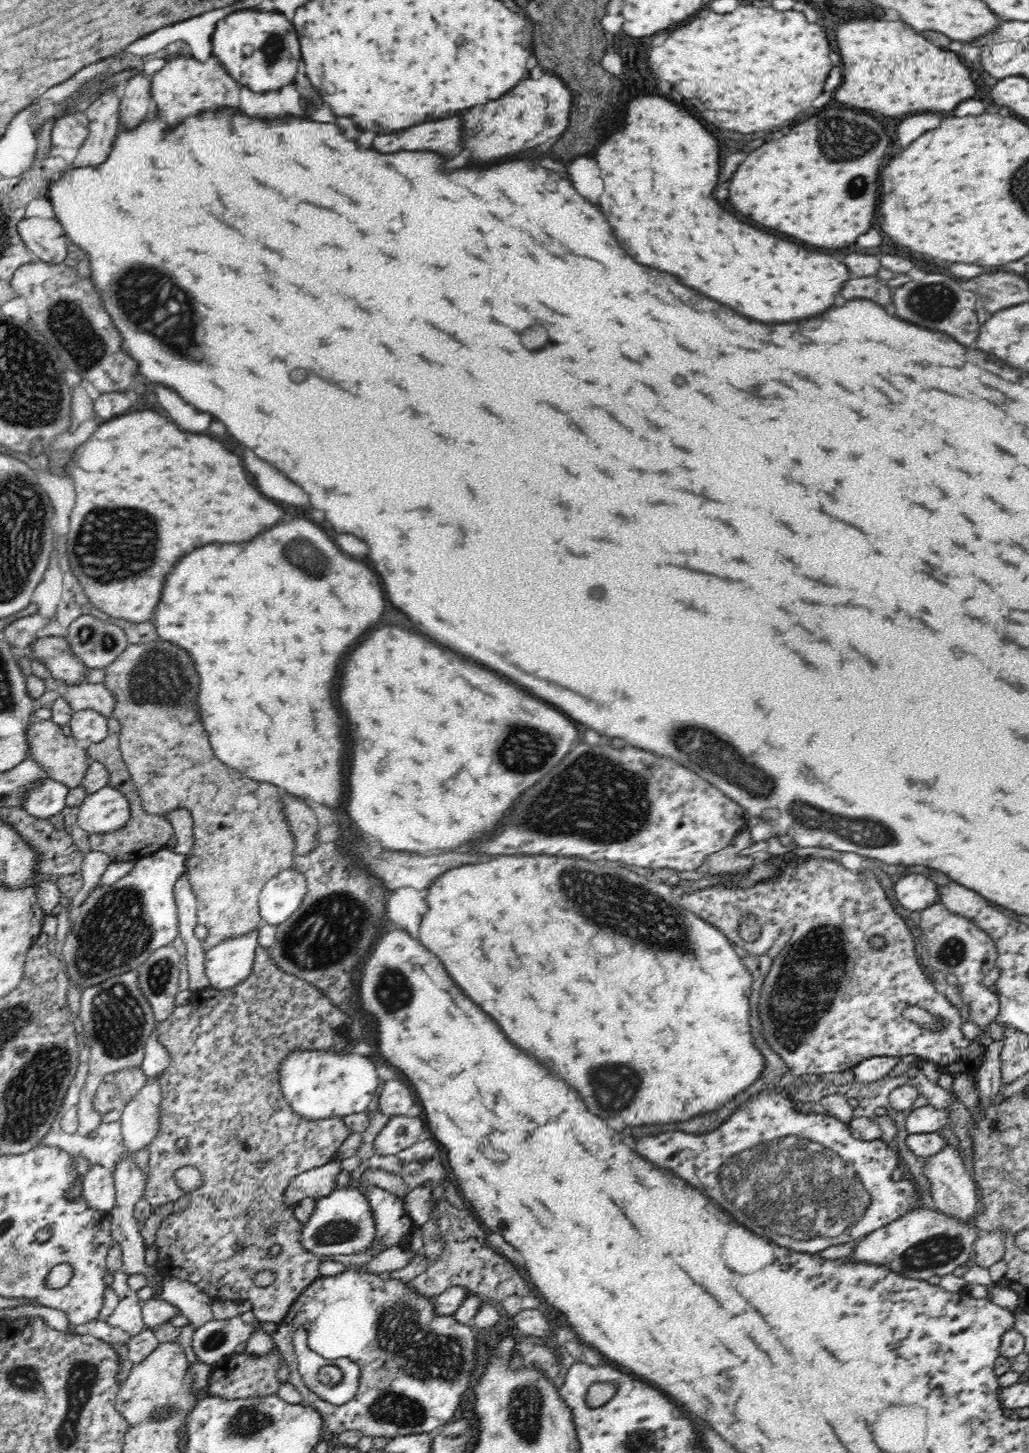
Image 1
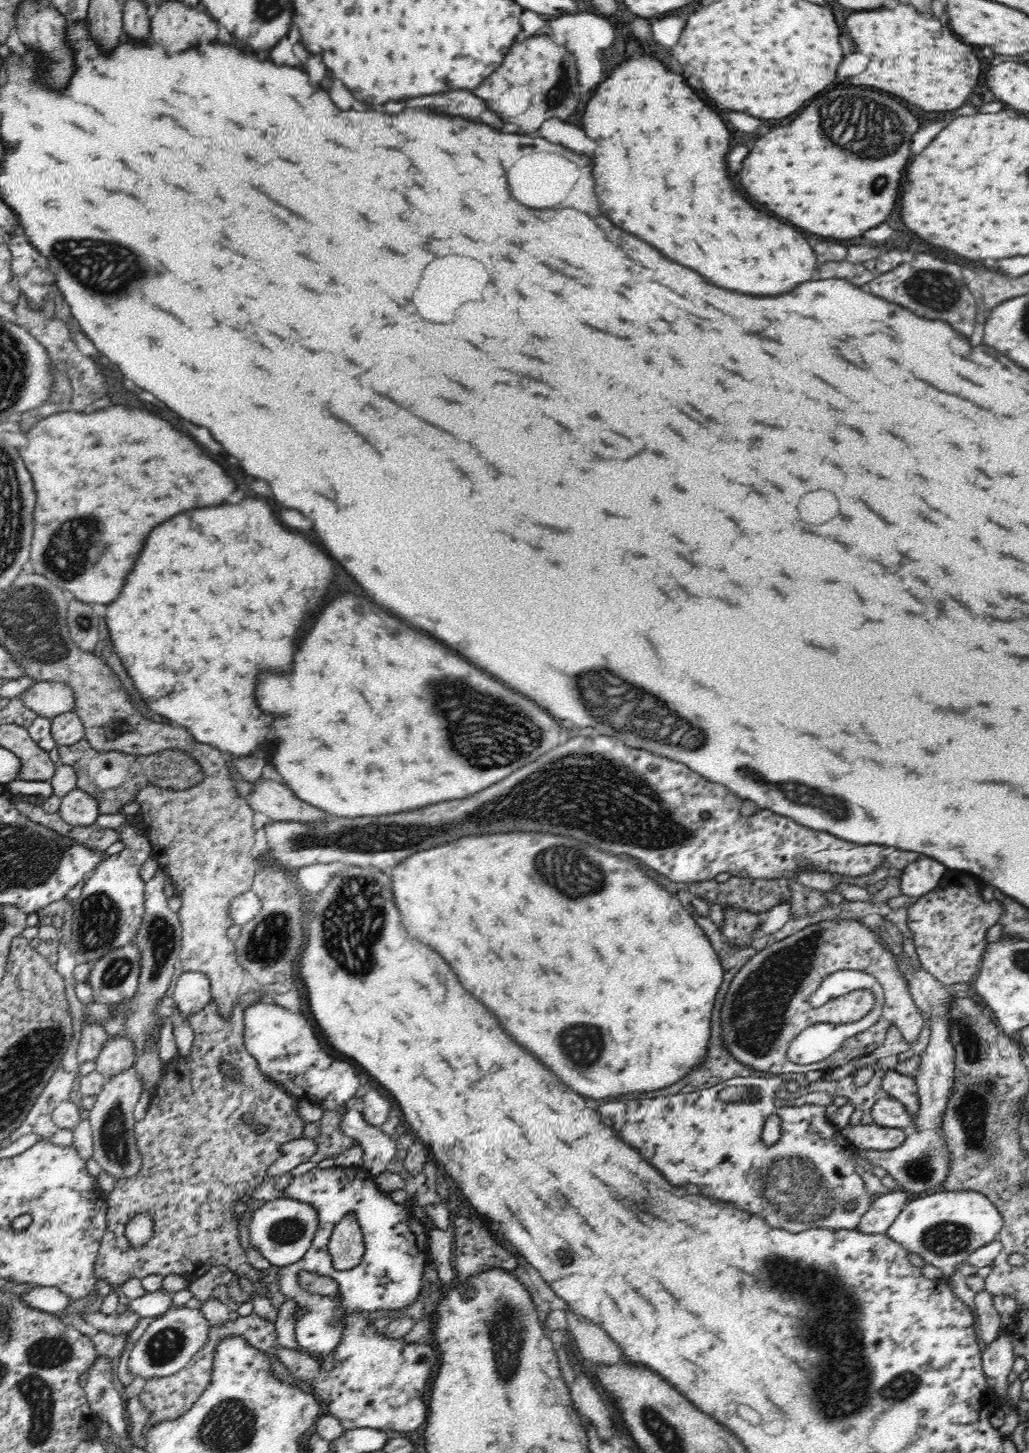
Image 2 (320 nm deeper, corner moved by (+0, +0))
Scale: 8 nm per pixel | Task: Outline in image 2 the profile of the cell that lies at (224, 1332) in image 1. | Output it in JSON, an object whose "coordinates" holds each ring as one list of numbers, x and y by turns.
{"coordinates":[[174,1306,168,1308,160,1316,156,1316,154,1321,144,1330,140,1339,134,1343,130,1356,128,1356,128,1373,135,1378,144,1378,146,1381,152,1379,172,1376,175,1372,182,1370,190,1362,191,1358,204,1346,209,1336,209,1323,204,1317,204,1313,194,1308]]}

